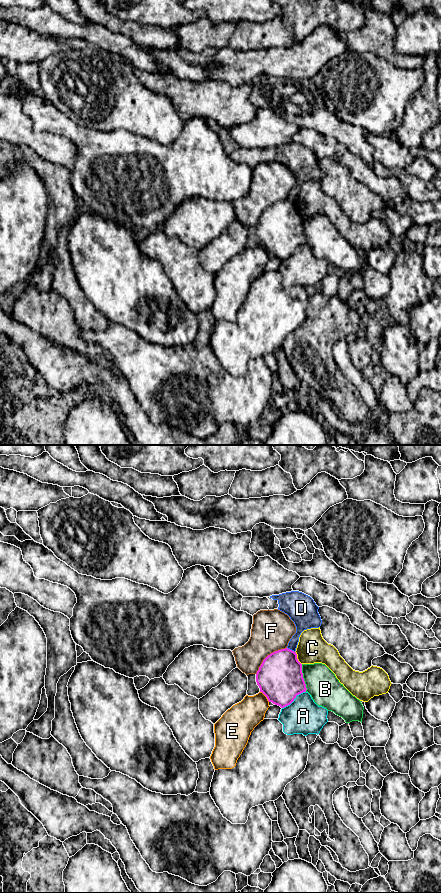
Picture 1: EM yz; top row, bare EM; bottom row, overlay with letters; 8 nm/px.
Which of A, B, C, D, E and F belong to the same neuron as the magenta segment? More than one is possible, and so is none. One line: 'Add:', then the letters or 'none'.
Add: none

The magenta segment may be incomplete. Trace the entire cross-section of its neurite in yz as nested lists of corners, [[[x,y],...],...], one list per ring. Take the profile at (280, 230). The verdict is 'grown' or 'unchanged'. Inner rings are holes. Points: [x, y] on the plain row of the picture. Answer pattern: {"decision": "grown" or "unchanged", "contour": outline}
{"decision": "unchanged", "contour": [[[288,200],[275,203],[263,212],[256,225],[256,234],[268,253],[281,260],[307,242],[302,216],[296,204]]]}

